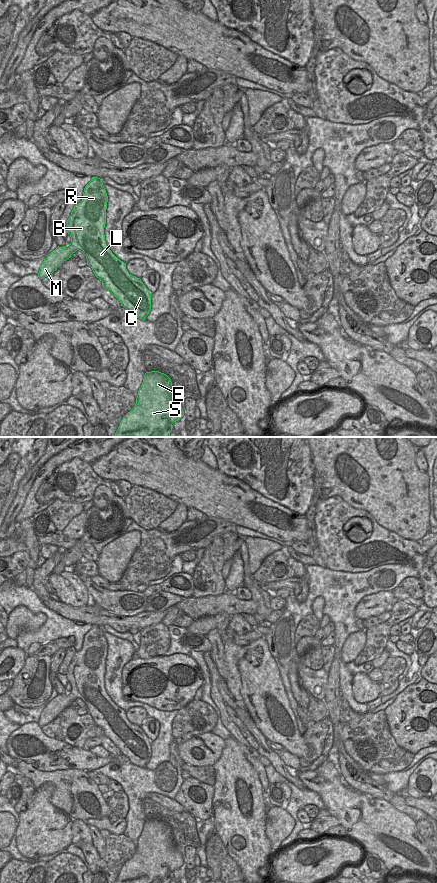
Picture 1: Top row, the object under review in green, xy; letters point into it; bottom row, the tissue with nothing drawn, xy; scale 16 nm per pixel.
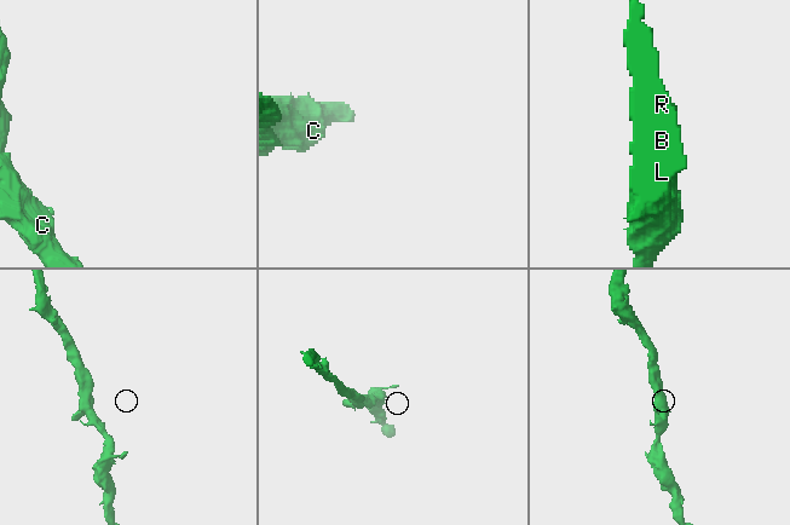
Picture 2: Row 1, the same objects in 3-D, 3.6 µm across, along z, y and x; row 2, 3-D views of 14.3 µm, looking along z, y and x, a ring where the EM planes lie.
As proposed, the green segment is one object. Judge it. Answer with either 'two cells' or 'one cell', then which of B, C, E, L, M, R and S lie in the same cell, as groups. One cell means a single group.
one cell; B C E L M R S

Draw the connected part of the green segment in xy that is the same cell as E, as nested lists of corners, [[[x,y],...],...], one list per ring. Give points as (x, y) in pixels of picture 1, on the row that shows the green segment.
[[[158,371],[146,372],[136,404],[123,417],[114,437],[170,437],[172,424],[183,416],[171,379]]]

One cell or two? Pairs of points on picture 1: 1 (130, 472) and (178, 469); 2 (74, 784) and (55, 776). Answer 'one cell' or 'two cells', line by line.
1: one cell
2: one cell

